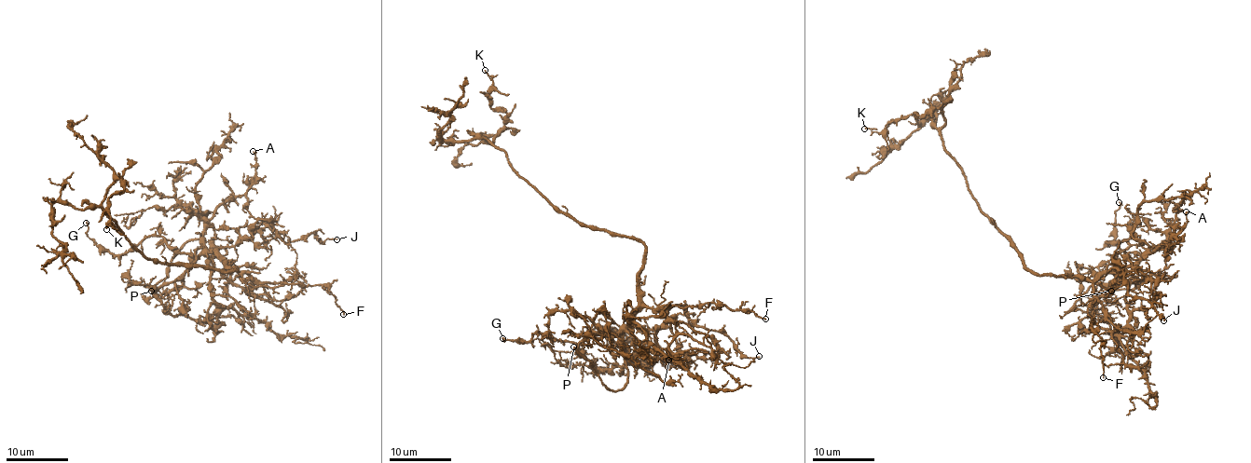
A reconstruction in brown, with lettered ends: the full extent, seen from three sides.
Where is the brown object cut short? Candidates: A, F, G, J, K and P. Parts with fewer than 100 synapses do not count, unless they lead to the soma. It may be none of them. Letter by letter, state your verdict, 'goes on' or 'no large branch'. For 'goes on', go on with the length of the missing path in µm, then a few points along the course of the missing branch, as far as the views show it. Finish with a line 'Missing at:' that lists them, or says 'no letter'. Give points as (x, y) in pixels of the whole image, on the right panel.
A: no large branch
F: no large branch
G: no large branch
J: no large branch
K: no large branch
P: goes on; about 50 µm are missing; missing branch runs (1111, 291), (1089, 296), (1057, 289), (1032, 276), (1013, 254), (968, 230), (929, 229), (881, 237), (875, 232)
Missing at: P

